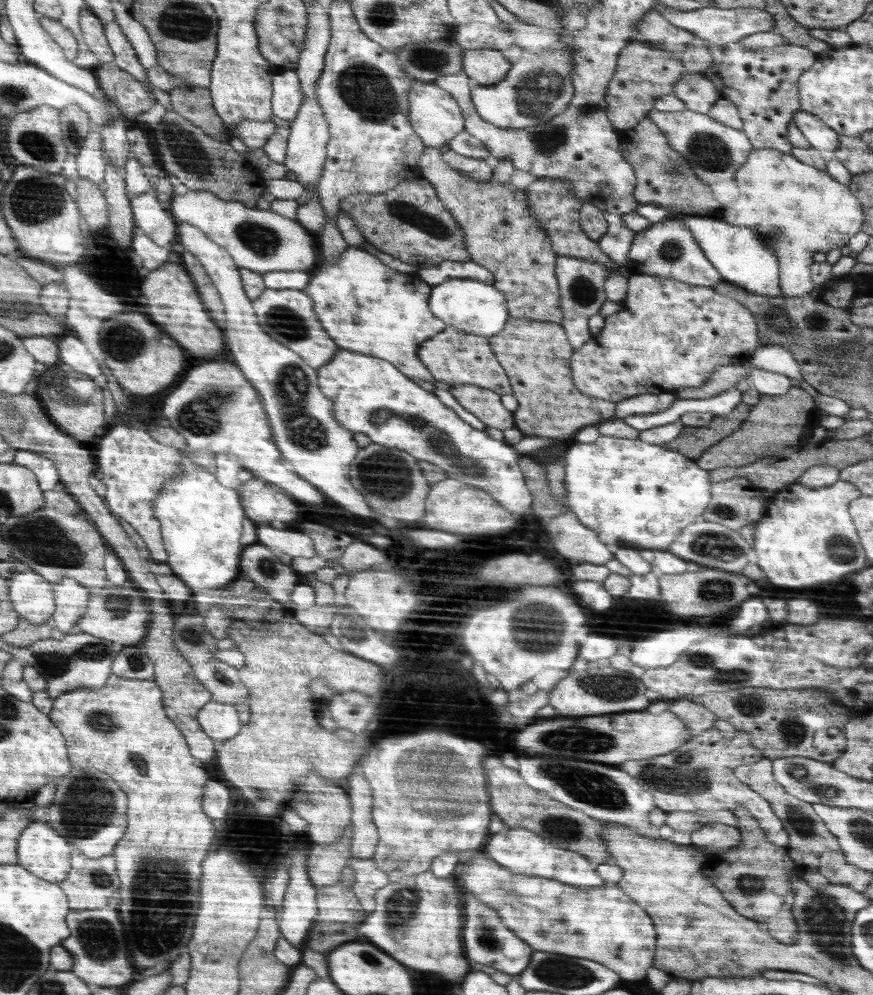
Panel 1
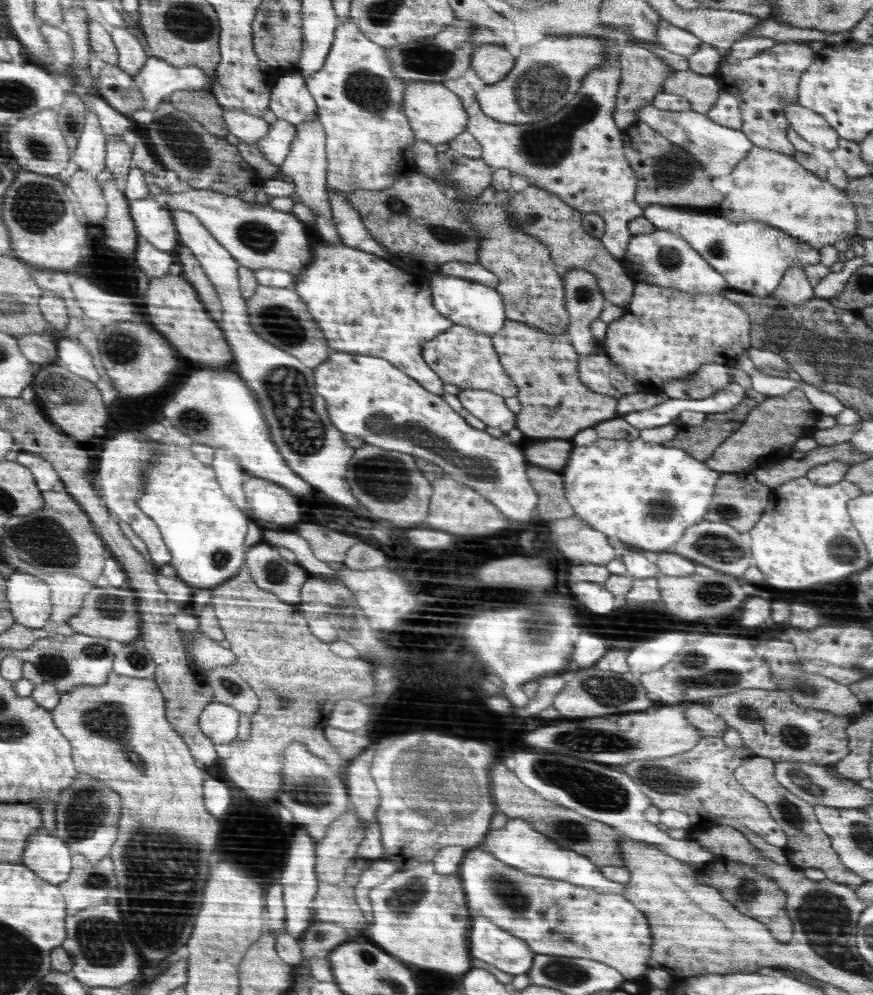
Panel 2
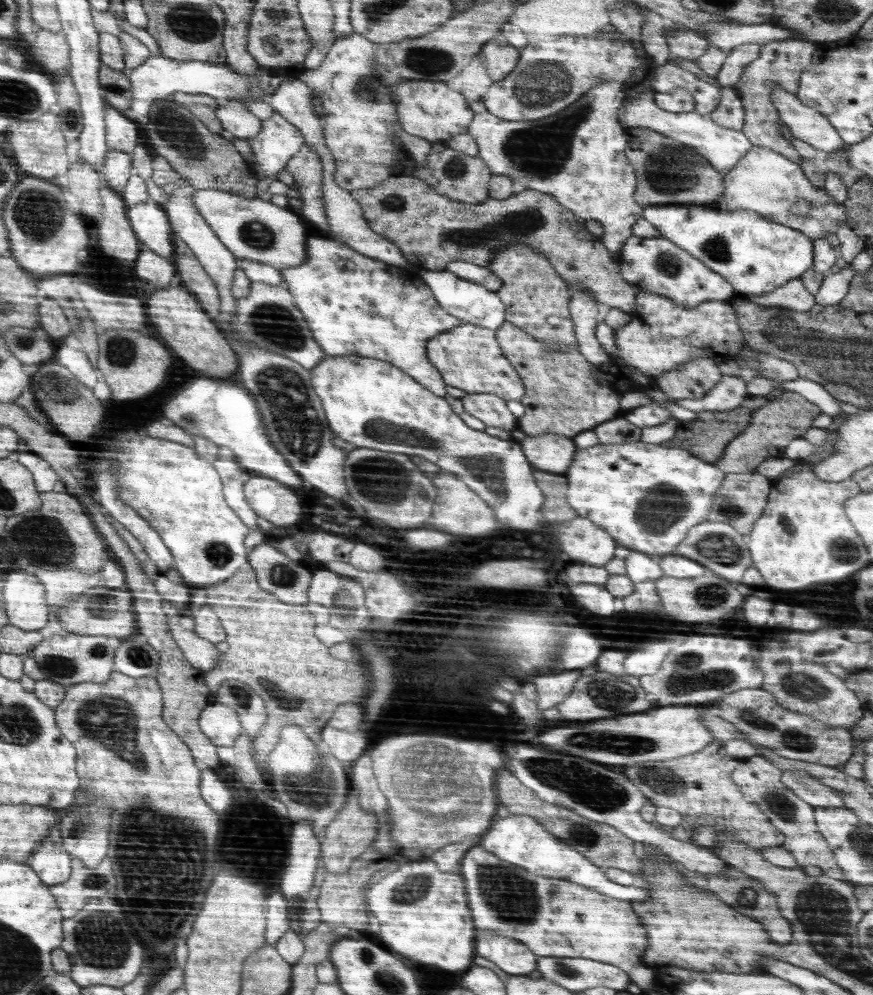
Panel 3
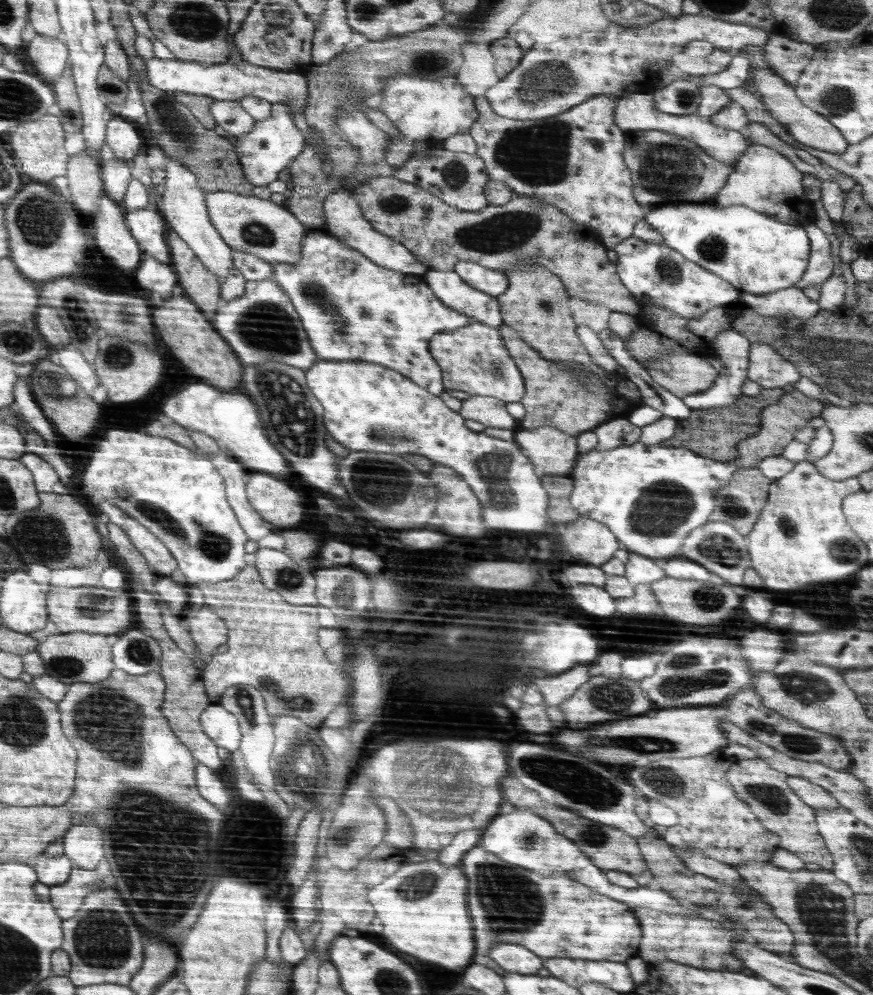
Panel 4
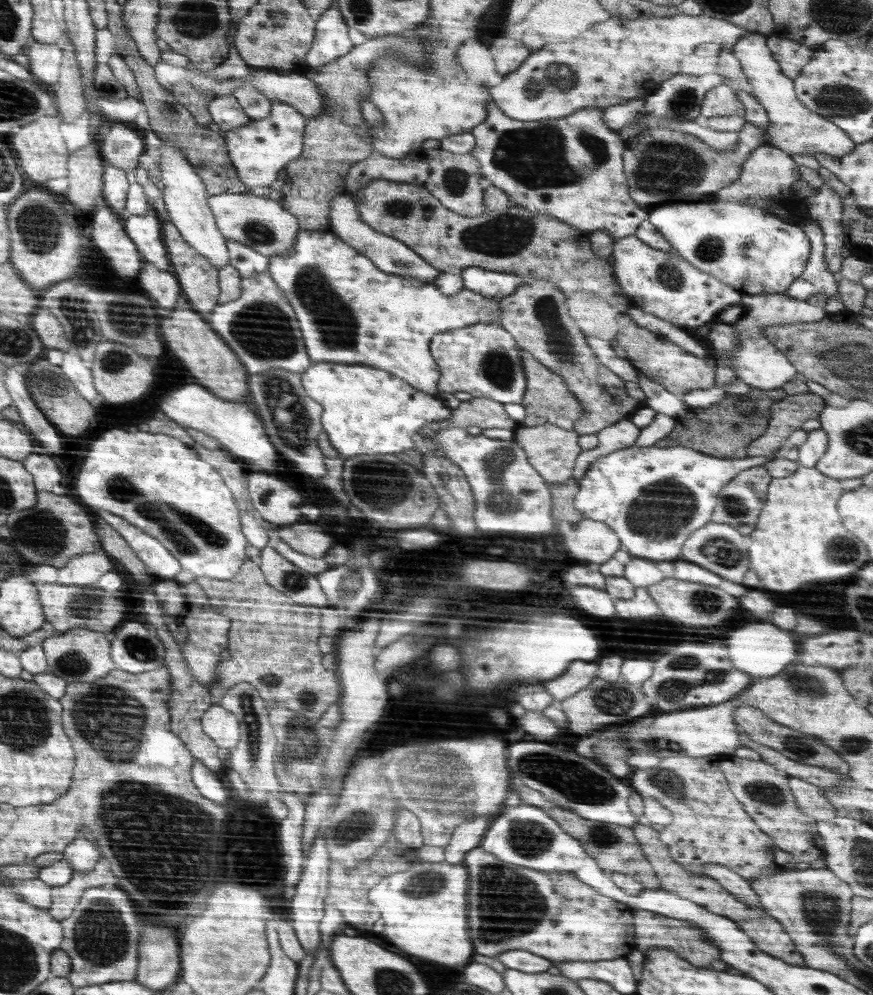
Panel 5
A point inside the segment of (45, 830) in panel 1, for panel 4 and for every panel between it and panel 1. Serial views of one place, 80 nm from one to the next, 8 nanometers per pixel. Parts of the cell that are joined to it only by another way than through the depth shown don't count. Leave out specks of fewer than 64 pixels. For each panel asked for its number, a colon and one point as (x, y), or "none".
2: (49, 856)
3: (53, 864)
4: (51, 870)

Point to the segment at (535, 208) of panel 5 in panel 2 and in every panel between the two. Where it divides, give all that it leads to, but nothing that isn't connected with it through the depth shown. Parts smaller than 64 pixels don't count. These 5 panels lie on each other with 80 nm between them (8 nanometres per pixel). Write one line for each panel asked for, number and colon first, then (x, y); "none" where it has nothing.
2: (578, 153)
3: (577, 155)
4: (574, 161)

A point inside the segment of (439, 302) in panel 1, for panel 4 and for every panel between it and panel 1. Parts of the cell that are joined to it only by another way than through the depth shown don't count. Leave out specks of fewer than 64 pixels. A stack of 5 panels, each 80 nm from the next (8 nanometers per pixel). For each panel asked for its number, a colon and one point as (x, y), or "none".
2: (474, 305)
3: (472, 303)
4: (481, 307)

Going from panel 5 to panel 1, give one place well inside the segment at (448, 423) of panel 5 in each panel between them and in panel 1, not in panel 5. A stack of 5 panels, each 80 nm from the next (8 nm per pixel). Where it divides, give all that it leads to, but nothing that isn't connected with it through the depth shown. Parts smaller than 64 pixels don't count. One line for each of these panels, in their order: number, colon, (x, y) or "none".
1: (485, 404)
2: (490, 408)
3: (491, 409)
4: (491, 412)

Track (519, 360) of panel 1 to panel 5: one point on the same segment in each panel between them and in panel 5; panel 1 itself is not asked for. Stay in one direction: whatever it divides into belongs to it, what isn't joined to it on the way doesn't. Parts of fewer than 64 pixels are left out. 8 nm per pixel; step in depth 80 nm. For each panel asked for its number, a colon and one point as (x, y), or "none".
2: (554, 403)
3: (562, 396)
4: (554, 396)
5: (547, 399)

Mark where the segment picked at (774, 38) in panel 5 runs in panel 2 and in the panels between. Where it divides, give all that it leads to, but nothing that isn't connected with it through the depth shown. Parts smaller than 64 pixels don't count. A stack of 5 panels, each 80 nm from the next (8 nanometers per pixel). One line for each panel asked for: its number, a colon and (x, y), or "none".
2: (763, 84)
3: (780, 63)
4: (788, 58)

